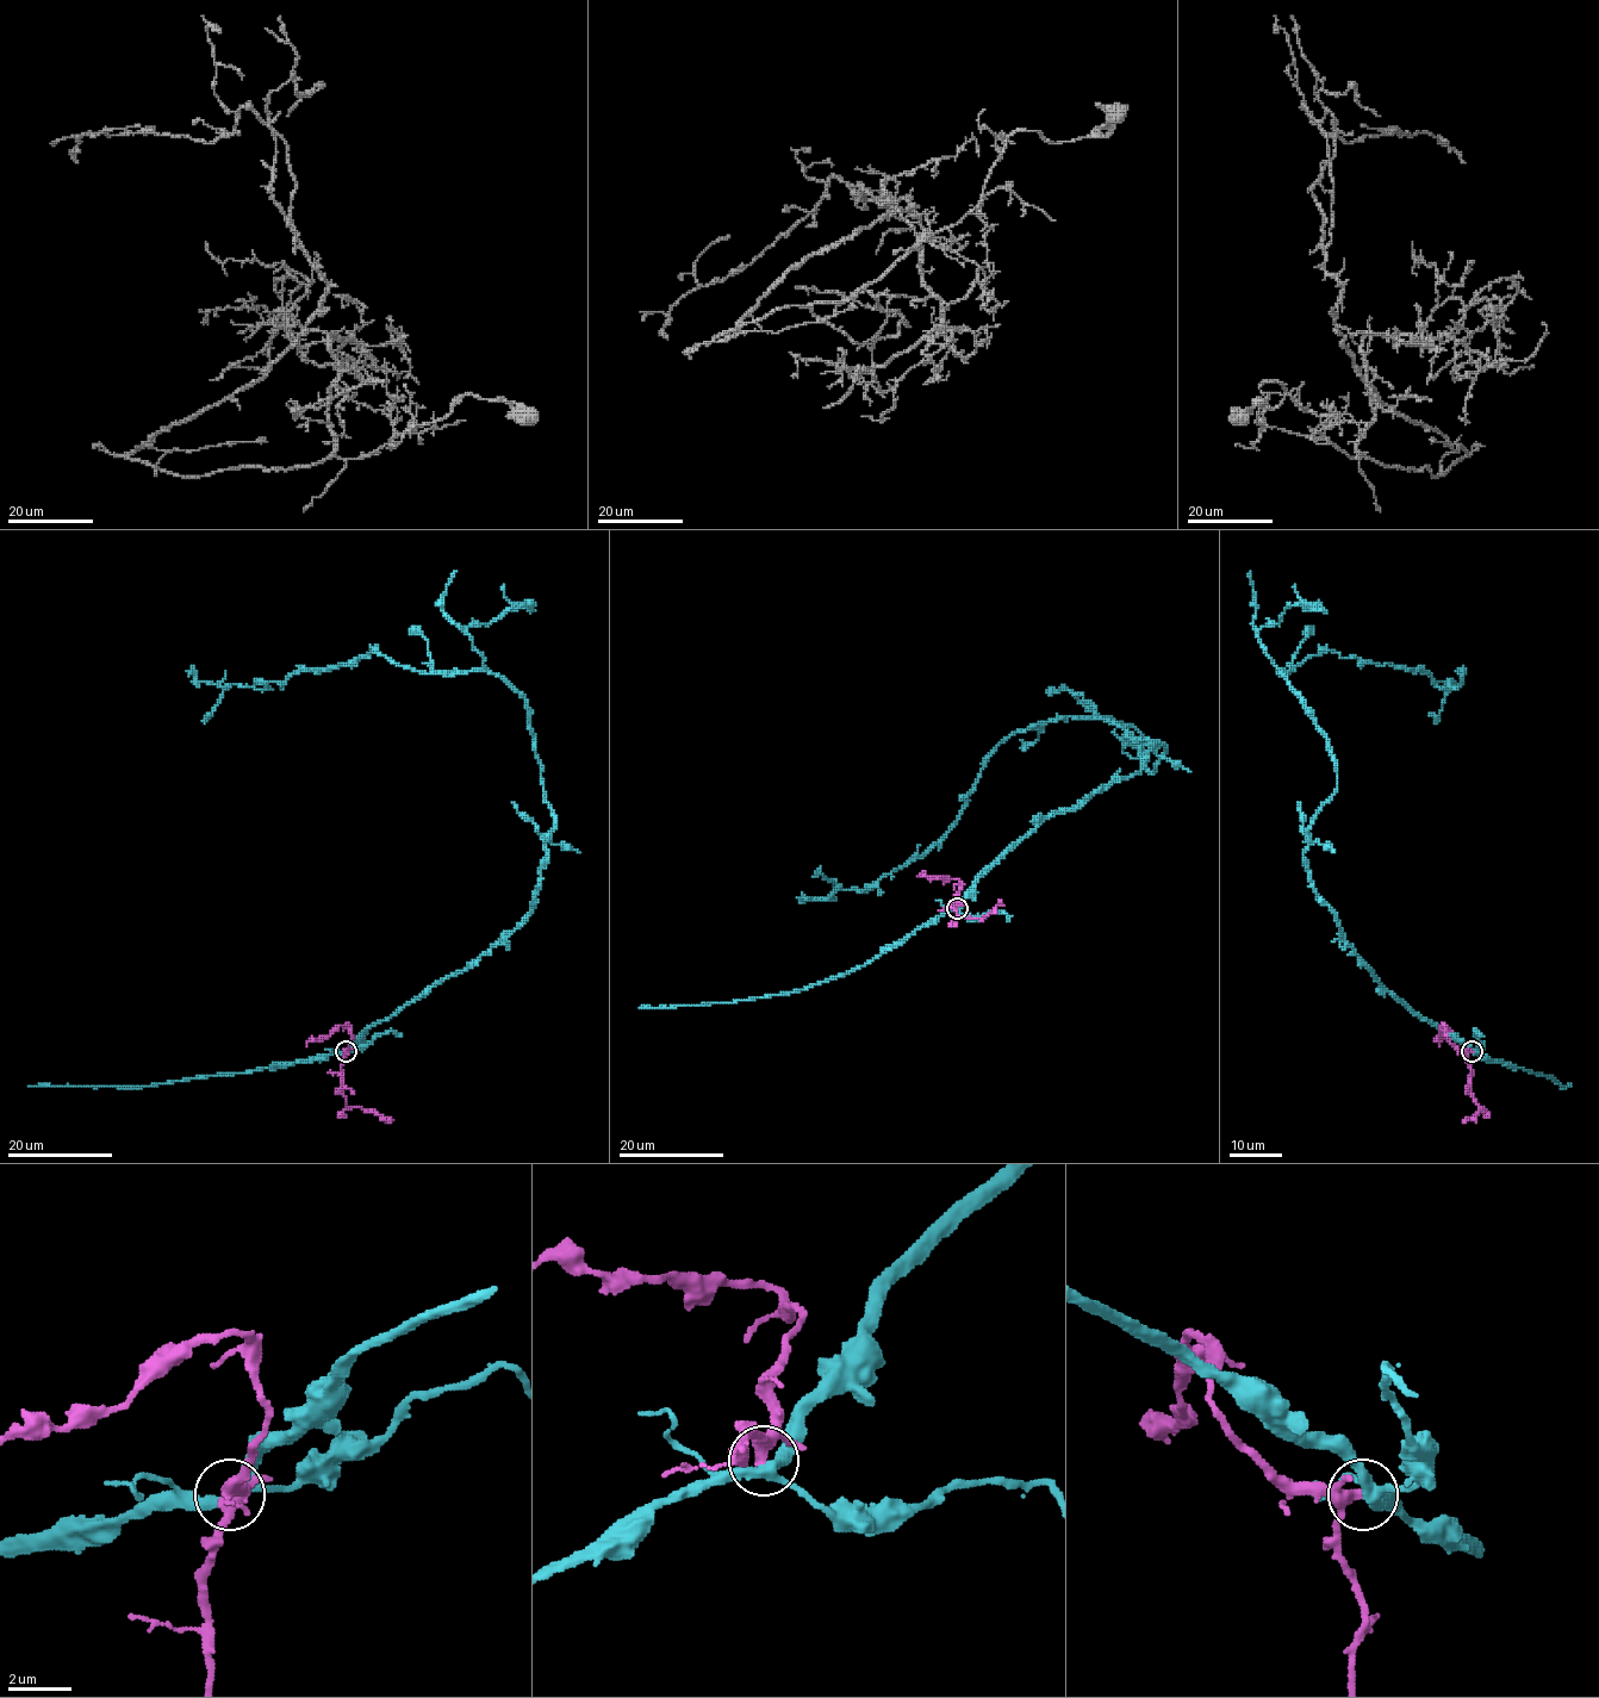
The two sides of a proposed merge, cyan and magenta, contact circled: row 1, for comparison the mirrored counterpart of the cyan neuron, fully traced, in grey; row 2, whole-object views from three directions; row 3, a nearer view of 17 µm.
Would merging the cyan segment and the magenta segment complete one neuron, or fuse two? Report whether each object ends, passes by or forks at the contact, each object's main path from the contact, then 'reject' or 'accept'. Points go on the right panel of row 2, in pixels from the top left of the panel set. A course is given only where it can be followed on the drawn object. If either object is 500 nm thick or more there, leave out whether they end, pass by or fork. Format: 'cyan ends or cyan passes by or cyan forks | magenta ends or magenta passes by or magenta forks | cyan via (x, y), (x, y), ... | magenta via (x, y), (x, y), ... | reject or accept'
cyan forks | magenta forks | cyan via (1472, 1051), (1375, 977), (1318, 895), (1304, 848), (1336, 763), (1280, 670), (1332, 651), (1450, 689), (1463, 666) | magenta via (1472, 1051), (1468, 1053), (1470, 1093), (1481, 1111), (1462, 1121) | reject

